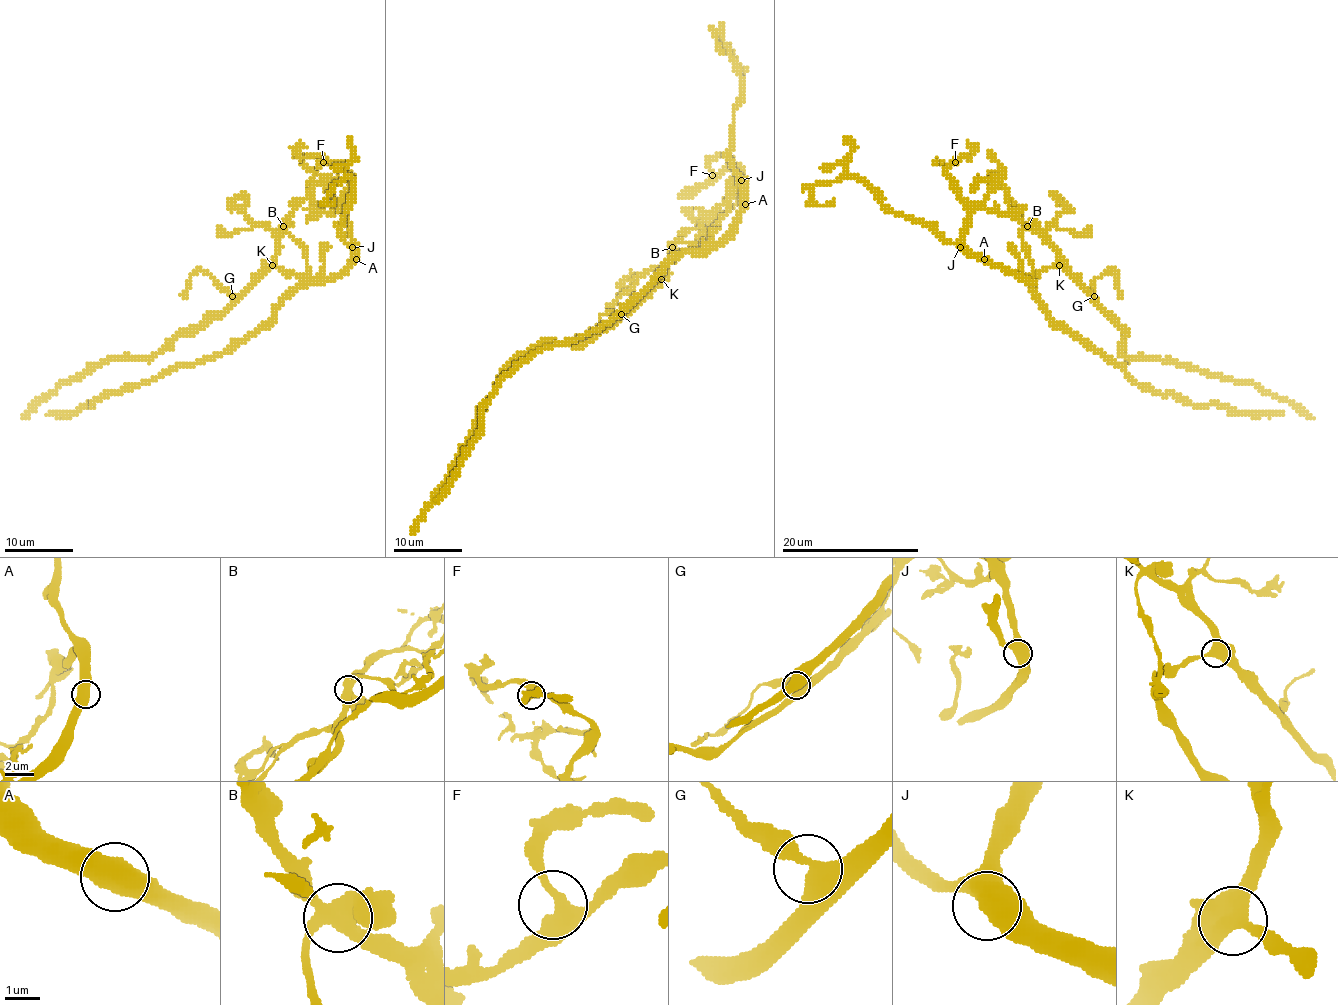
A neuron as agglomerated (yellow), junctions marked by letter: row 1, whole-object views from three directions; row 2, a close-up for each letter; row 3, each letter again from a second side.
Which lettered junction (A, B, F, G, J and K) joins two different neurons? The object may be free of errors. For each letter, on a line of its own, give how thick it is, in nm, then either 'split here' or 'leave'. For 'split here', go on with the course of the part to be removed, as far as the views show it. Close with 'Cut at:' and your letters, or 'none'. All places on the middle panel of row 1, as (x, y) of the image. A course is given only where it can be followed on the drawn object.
A: calibre 600 nm; leave
B: calibre 500 nm; split here; course (673, 247), (667, 274), (609, 327), (582, 344), (546, 343), (527, 350), (508, 367), (470, 444), (414, 533)
F: calibre 360 nm; leave
G: calibre 400 nm; leave
J: calibre 480 nm; leave
K: calibre 480 nm; leave
Cut at: B

